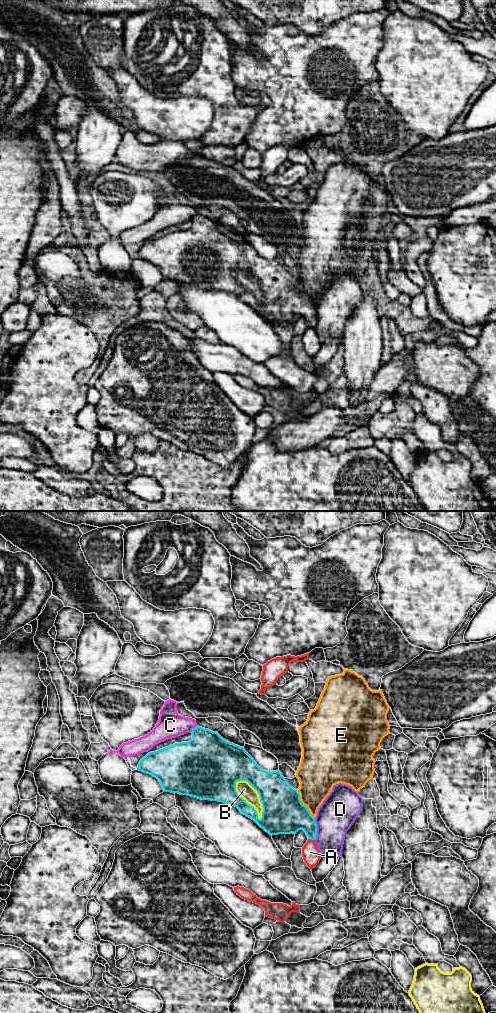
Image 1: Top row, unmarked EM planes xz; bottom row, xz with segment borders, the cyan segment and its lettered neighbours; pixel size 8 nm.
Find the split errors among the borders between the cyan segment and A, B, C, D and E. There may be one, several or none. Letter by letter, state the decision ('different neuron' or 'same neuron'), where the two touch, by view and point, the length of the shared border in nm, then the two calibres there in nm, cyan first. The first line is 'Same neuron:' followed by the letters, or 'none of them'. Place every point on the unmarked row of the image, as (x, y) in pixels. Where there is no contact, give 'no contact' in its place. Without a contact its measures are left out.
Same neuron: none of them
A: different neuron; meets cyan in xz at (311, 327); contact 60 nm long; 260 nm thick on the cyan side, 140 nm on the other
B: different neuron; meets cyan in xz at (245, 289); contact 360 nm long; 280 nm thick on the cyan side, 120 nm on the other
C: different neuron; meets cyan in xz at (193, 216); contact 80 nm long; 380 nm thick on the cyan side, 200 nm on the other
D: different neuron; meets cyan in xz at (316, 317); contact 180 nm long; 280 nm thick on the cyan side, 300 nm on the other
E: different neuron; meets cyan in xz at (302, 292); contact 280 nm long; 340 nm thick on the cyan side, 300 nm on the other

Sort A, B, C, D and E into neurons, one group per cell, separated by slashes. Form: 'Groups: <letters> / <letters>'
Groups: A / B / C / D / E

